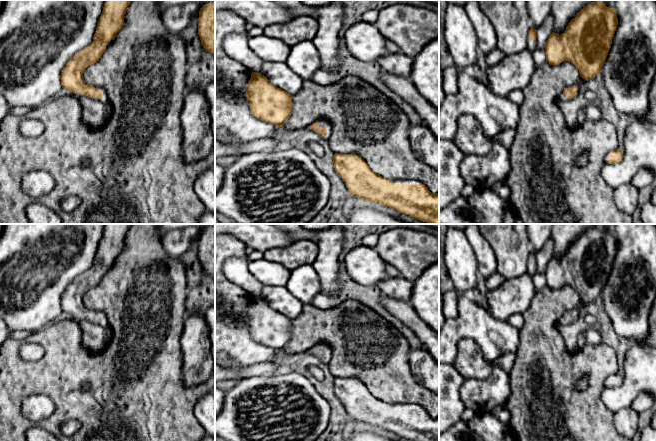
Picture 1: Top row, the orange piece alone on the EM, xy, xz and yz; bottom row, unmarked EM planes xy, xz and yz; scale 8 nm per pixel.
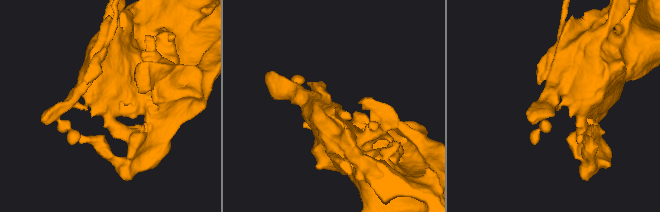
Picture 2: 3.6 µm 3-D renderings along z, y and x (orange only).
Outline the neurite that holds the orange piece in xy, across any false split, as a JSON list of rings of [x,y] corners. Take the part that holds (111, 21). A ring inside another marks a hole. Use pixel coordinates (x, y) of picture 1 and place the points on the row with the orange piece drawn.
[[[105,0],[93,42],[76,53],[62,70],[62,88],[104,104],[109,103],[105,89],[86,84],[83,73],[87,67],[99,61],[106,50],[107,42],[114,40],[122,29],[130,2],[131,0]]]

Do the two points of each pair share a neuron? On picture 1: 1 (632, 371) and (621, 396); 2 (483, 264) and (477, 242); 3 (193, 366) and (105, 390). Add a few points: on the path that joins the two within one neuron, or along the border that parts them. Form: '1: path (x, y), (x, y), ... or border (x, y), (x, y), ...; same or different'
1: path (632, 377), (631, 386), (627, 390); same
2: path (483, 259), (481, 247); same
3: border (180, 346), (182, 382), (185, 386), (197, 386); different

